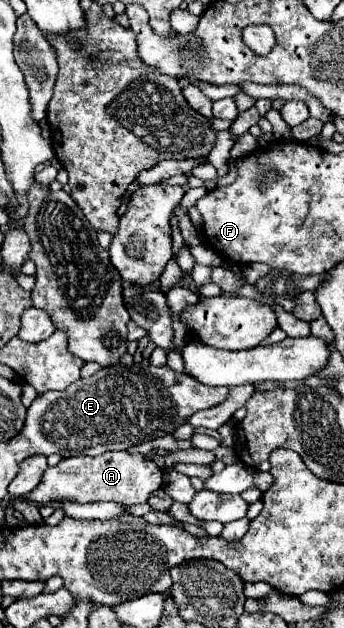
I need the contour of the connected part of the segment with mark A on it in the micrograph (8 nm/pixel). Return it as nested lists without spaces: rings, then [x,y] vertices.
[[[111,451],[99,457],[69,457],[61,459],[55,467],[49,467],[37,489],[25,495],[25,499],[43,505],[55,501],[115,501],[121,505],[141,505],[149,501],[153,491],[163,487],[163,477],[163,469],[143,453]]]

